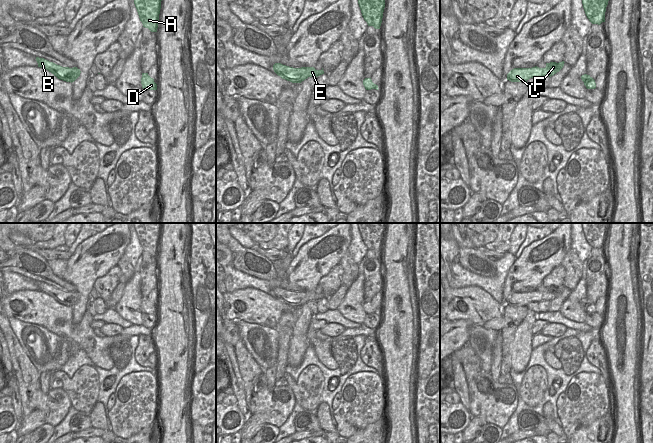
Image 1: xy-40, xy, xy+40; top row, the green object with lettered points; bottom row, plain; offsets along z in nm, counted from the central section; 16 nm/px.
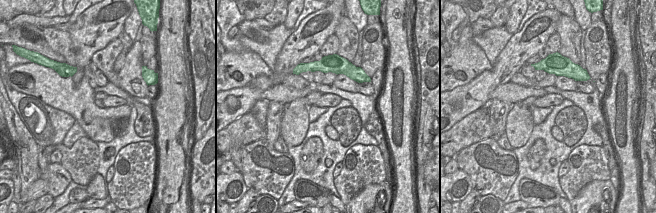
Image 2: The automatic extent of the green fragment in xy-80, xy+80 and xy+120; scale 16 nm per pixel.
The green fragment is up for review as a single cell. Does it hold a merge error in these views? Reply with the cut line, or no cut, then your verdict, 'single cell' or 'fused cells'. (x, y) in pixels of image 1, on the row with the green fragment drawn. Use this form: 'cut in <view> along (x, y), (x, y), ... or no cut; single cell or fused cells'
no cut; single cell

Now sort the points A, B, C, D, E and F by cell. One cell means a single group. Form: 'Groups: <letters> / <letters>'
Groups: A B C D E F

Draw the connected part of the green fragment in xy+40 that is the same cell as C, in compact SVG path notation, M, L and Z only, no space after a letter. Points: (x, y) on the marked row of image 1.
M564 61L546 63L545 68L537 66L532 68L514 68L507 74L507 80L511 82L527 82L530 78L551 77L563 68L564 63Z

